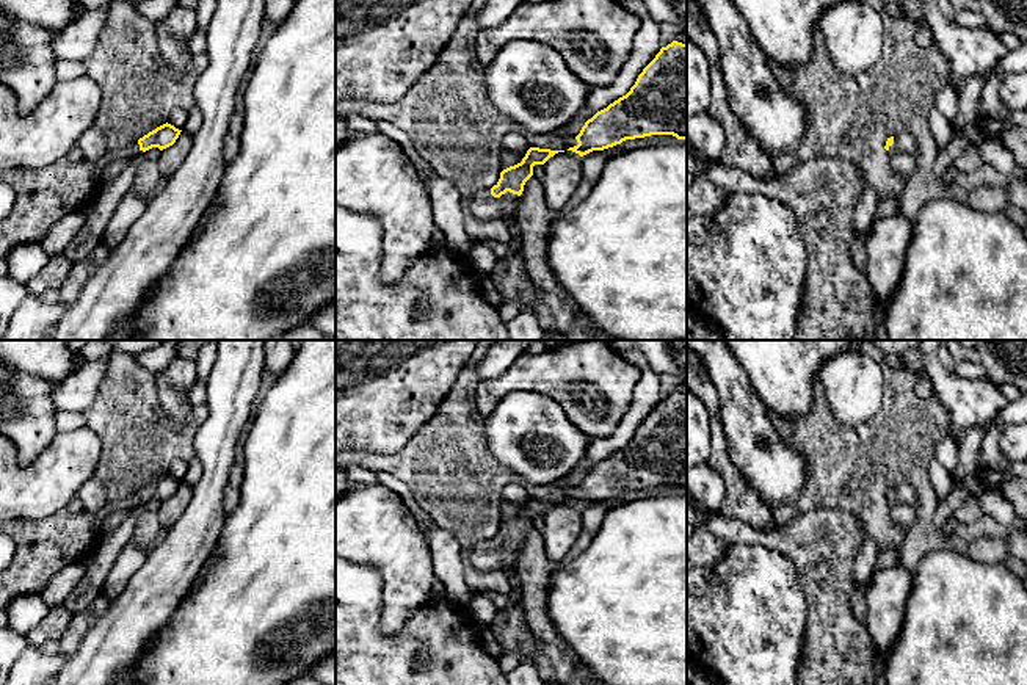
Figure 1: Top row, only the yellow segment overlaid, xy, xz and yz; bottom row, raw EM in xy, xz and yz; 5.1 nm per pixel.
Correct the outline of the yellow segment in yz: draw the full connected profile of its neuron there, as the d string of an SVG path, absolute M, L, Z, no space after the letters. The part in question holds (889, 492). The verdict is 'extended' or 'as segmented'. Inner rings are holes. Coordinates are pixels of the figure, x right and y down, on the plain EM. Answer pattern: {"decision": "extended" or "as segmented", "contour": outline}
{"decision": "extended", "contour": "M902 481L895 487L887 489L884 500L891 506L906 503L919 508L916 491L906 481Z"}

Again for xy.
{"decision": "extended", "contour": "M163 475L157 478L155 481L149 483L143 489L140 489L136 494L132 494L130 497L121 500L121 502L107 502L102 513L110 514L116 509L132 509L136 503L149 502L152 498L158 498L160 502L172 497L176 491L179 489L182 481L176 480L171 475Z"}

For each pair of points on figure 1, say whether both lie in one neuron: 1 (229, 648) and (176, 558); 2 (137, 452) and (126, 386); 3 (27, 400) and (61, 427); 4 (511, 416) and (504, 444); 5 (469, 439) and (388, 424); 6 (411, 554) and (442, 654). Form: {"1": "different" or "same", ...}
{"1": "different", "2": "same", "3": "different", "4": "same", "5": "different", "6": "different"}

